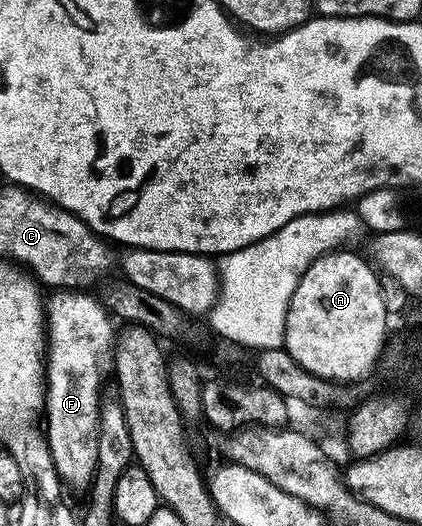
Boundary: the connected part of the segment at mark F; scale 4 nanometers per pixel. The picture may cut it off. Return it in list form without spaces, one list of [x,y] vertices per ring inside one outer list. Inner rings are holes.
[[[57,290],[52,293],[53,297],[48,297],[47,303],[44,305],[45,319],[47,321],[47,365],[45,368],[45,410],[43,413],[43,435],[47,441],[47,449],[49,455],[54,458],[55,470],[58,471],[58,478],[61,479],[62,485],[66,489],[82,488],[88,489],[93,482],[93,475],[96,474],[96,459],[99,455],[99,424],[100,424],[100,406],[102,401],[102,391],[98,389],[101,386],[101,359],[106,359],[107,353],[110,351],[111,345],[115,340],[114,321],[111,319],[110,313],[105,311],[105,305],[96,295],[88,294],[85,290]]]

